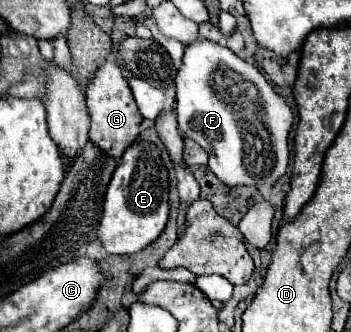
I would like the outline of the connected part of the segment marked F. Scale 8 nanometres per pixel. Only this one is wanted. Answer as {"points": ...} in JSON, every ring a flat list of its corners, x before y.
{"points":[[196,40,186,46,182,66,176,72,176,112,178,128,208,152,208,168,226,186,272,188,288,168,288,132,292,126,292,110,286,100,274,92,264,74,246,60,238,58,230,48,212,40]]}

